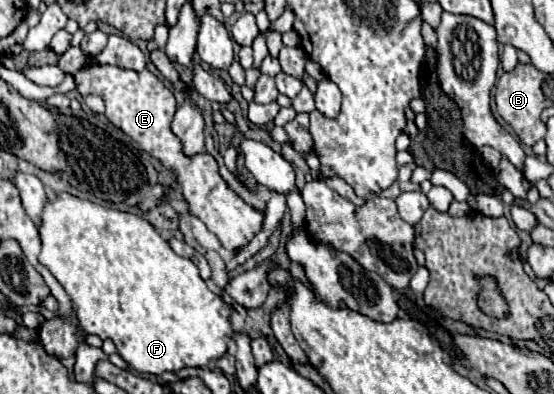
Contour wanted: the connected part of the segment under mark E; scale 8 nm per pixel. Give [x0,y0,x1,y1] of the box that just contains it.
[75,64,263,254]

